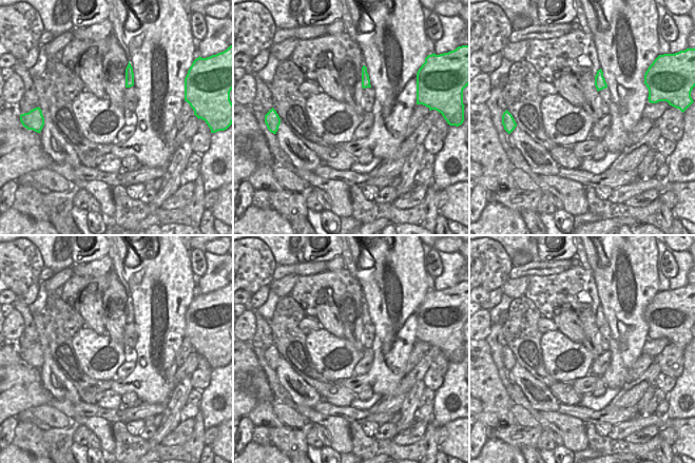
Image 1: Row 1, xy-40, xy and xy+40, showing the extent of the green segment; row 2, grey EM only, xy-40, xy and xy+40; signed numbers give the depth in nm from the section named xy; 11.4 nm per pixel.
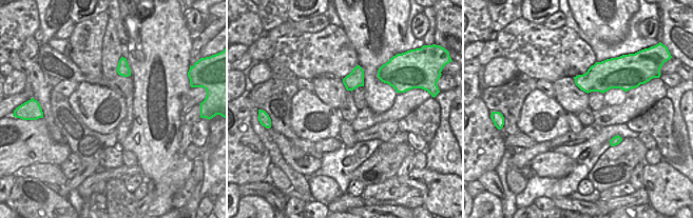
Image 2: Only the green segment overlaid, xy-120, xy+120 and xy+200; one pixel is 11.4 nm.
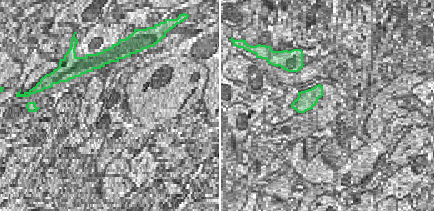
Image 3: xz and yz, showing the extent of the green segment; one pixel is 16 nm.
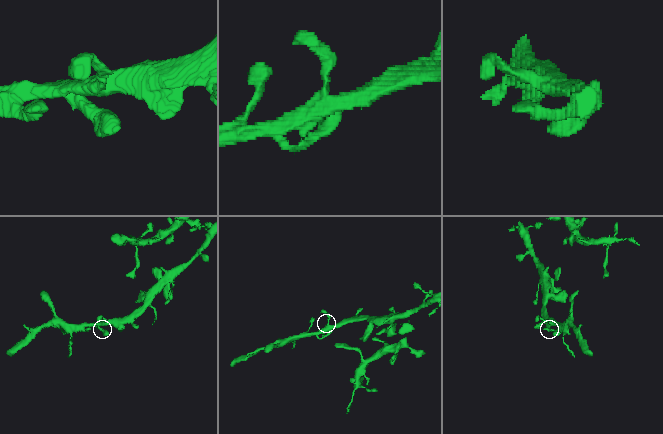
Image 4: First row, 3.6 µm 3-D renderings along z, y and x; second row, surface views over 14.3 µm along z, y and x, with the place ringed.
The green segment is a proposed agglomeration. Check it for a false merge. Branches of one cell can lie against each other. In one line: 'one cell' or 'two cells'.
one cell

